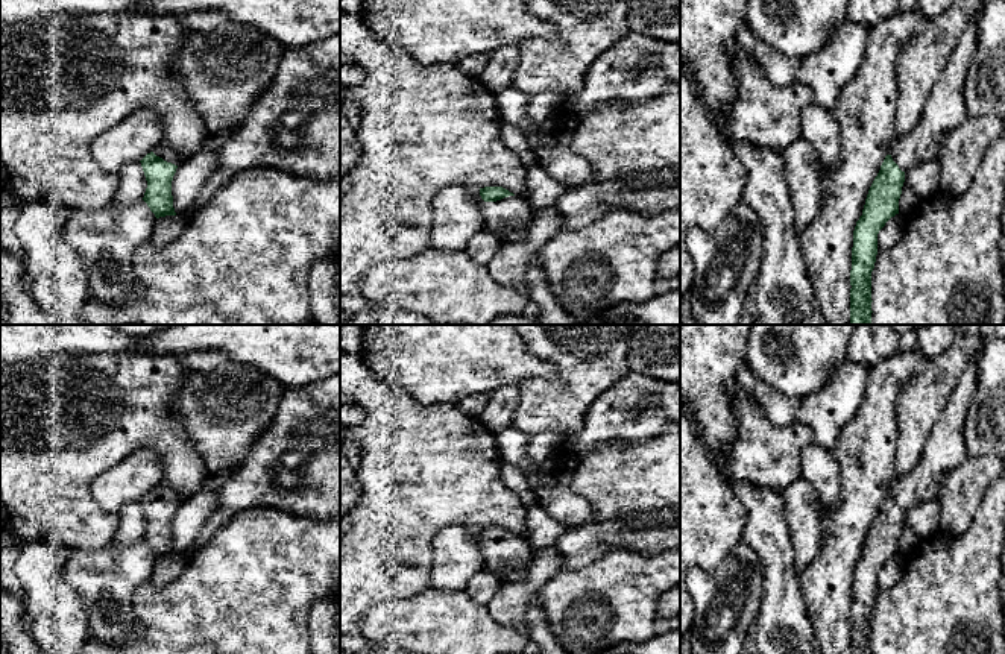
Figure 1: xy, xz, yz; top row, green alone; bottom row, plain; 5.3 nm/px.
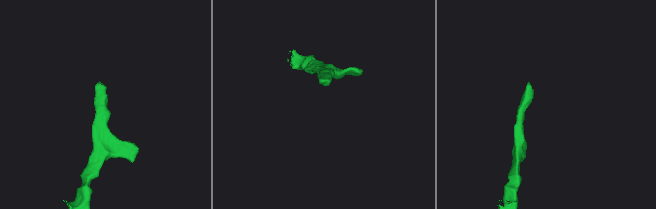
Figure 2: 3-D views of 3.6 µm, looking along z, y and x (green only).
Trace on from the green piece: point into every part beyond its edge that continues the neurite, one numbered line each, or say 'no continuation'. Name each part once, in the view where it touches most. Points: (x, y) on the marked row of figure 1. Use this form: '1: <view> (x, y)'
1: xz (512, 213)

